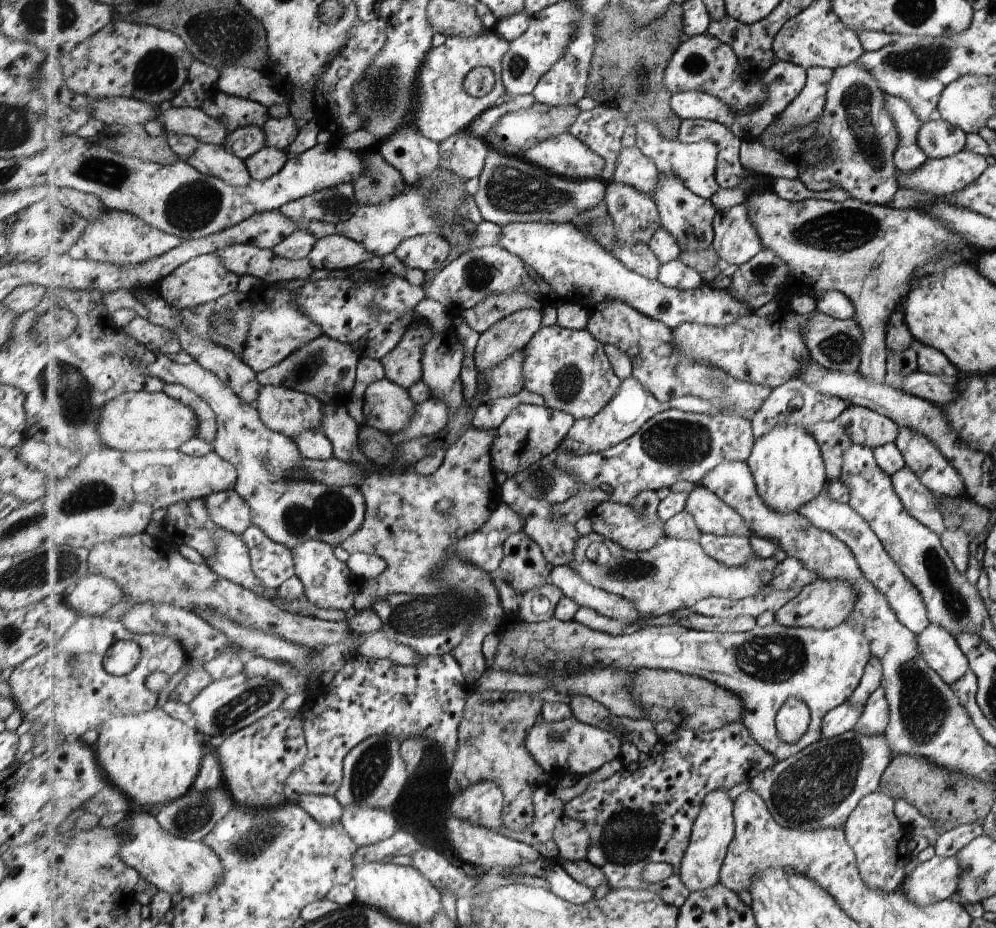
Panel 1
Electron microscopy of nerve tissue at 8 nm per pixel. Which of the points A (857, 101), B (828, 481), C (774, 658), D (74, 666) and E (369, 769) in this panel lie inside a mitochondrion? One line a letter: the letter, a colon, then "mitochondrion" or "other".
A: mitochondrion
B: other
C: mitochondrion
D: mitochondrion
E: mitochondrion

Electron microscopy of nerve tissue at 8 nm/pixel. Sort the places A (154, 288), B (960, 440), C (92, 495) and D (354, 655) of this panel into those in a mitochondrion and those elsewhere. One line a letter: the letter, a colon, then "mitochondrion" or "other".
A: other
B: other
C: mitochondrion
D: other

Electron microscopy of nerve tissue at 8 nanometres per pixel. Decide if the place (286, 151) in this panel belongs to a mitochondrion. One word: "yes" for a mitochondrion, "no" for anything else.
no

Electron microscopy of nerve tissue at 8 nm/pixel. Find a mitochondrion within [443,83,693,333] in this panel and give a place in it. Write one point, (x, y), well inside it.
(514, 190)

